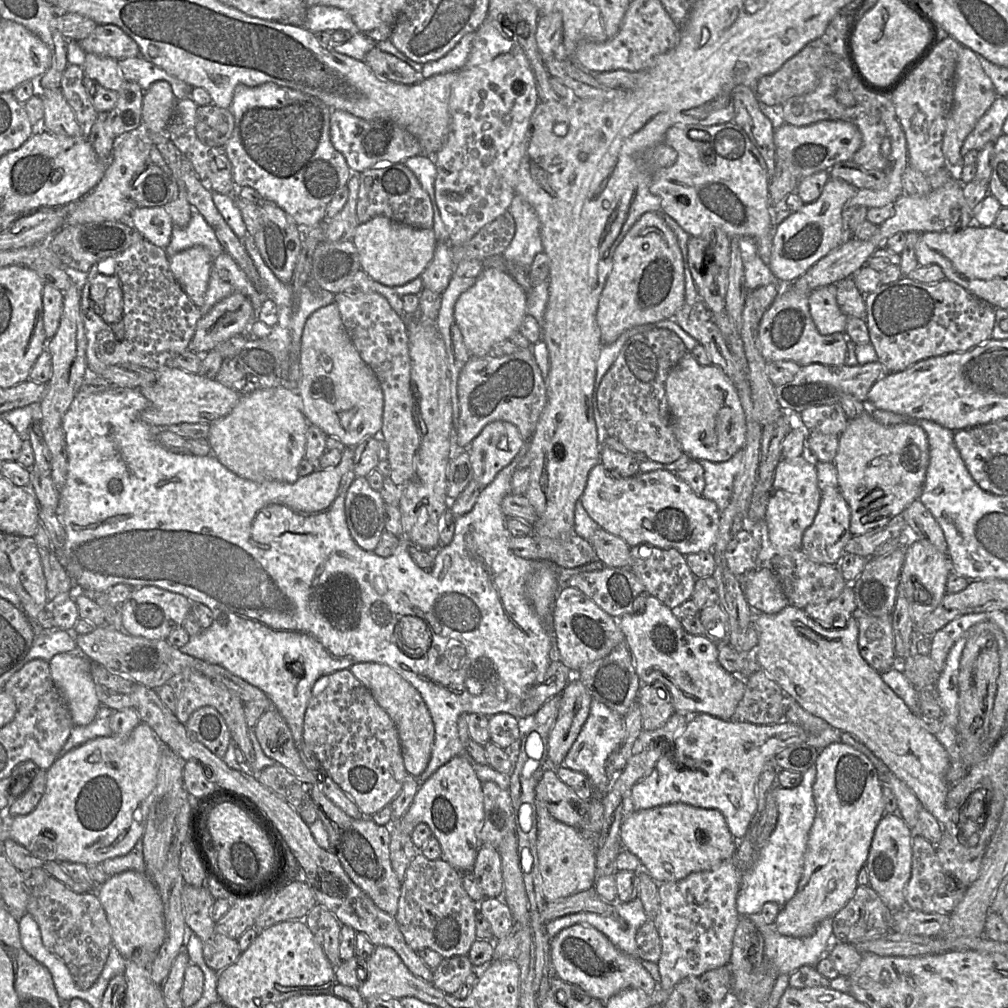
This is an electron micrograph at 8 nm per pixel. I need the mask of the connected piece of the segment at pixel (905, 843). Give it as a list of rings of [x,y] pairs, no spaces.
[[[899,813],[885,814],[875,830],[866,860],[869,885],[892,912],[906,907],[905,887],[911,876],[912,838],[913,830],[909,828]]]

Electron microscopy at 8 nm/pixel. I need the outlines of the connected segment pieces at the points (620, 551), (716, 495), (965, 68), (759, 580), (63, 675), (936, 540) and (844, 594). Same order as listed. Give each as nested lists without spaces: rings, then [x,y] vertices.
[[[600,527],[589,541],[605,566],[629,568],[631,547],[622,538]]]
[[[741,448],[725,462],[697,460],[704,470],[705,487],[701,495],[716,503],[720,516],[730,503],[734,480],[741,469],[743,458],[744,450]]]
[[[962,46],[959,50],[956,64],[953,106],[946,121],[942,140],[942,152],[947,165],[956,172],[963,164],[960,150],[966,137],[974,129],[978,120],[992,106],[997,97],[994,85],[983,70],[976,53],[970,48]]]
[[[768,565],[738,577],[745,599],[754,612],[776,614],[789,605],[779,579]]]
[[[77,651],[57,654],[49,661],[53,683],[65,701],[75,726],[90,724],[101,706],[91,675],[91,664],[89,658]]]
[[[920,500],[913,501],[903,512],[907,531],[913,538],[926,540],[942,553],[947,553],[947,543],[938,522]]]
[[[847,585],[833,600],[810,603],[803,610],[826,628],[842,628],[849,616],[857,613],[852,586]]]

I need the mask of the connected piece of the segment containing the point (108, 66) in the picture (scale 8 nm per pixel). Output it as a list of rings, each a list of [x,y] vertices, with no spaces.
[[[86,54],[83,65],[85,75],[97,81],[106,89],[120,92],[124,78],[118,66],[118,60],[99,56],[95,54]]]

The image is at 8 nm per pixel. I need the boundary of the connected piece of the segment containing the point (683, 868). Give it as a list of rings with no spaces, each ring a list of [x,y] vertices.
[[[683,803],[633,811],[622,822],[622,848],[636,855],[657,883],[679,881],[693,872],[710,870],[733,858],[738,846],[723,814]]]

